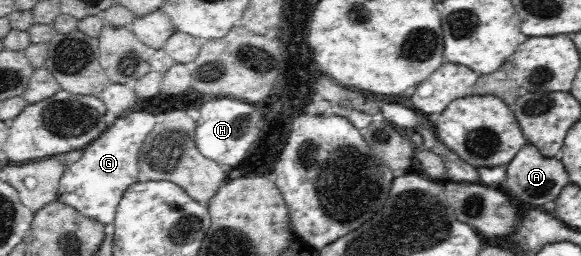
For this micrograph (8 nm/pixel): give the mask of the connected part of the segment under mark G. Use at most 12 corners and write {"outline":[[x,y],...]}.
{"outline":[[131,111],[65,165],[57,200],[111,230],[155,116]]}

